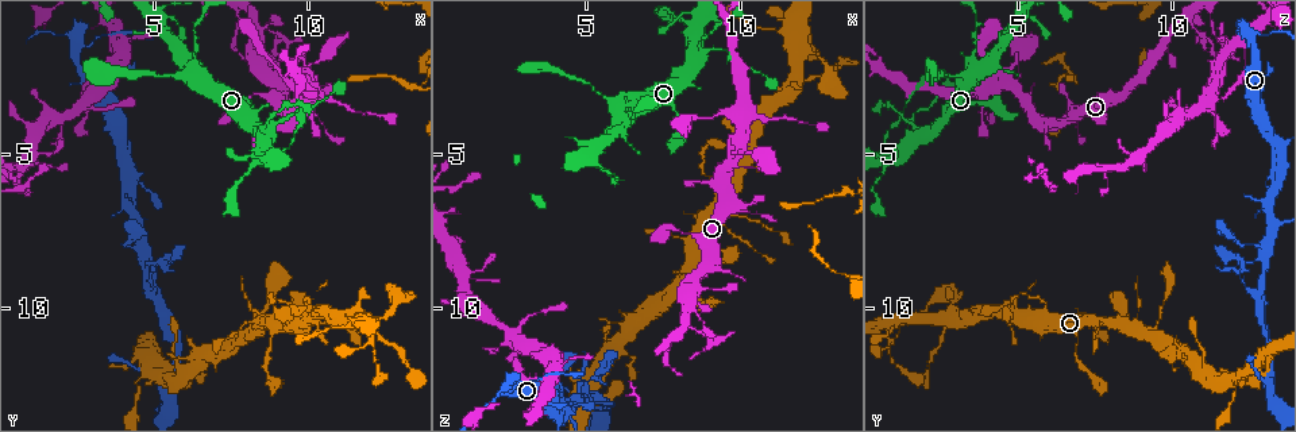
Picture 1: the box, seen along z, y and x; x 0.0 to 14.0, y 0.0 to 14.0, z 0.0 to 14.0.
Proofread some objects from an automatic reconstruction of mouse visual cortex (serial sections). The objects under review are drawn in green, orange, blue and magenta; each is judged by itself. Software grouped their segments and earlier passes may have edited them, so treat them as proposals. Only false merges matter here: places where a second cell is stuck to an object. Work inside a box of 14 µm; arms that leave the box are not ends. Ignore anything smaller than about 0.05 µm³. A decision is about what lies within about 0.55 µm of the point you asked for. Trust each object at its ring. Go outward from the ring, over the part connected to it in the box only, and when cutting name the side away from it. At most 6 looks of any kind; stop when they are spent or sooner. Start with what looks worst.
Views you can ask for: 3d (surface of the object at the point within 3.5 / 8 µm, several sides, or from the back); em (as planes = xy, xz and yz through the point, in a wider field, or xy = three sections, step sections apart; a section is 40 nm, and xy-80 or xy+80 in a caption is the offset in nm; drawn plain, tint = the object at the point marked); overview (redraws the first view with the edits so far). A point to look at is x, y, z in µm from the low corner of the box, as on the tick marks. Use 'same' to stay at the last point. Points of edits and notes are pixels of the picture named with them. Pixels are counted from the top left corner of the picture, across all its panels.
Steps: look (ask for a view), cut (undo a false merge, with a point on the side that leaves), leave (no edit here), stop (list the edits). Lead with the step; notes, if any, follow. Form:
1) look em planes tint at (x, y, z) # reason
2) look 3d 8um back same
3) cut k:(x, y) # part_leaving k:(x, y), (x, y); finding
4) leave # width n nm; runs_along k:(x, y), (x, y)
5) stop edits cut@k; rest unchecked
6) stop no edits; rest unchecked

look 3d 3.5um at (9.6, 3.6, 1.8) # thin neck

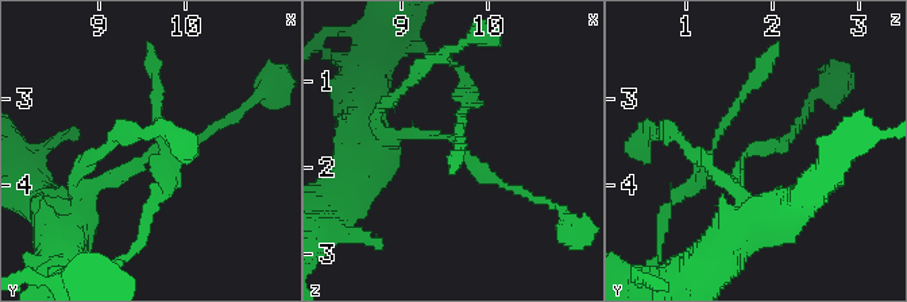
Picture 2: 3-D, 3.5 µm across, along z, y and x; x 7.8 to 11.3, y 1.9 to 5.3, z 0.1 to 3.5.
leave # arm_widths 150, 150 nm; runs_along 2:(78, 206), (153, 148), (219, 124); continuous, no second cell

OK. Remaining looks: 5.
look 3d 3.5um at (11.1, 10.7, 1.0) # calibre changes

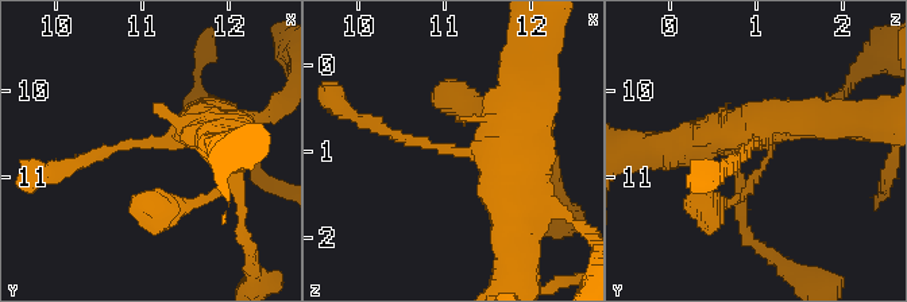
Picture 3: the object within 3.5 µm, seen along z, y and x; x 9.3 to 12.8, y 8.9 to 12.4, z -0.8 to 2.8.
look em xy step 5 tint at (11.10, 10.65, 0.95)

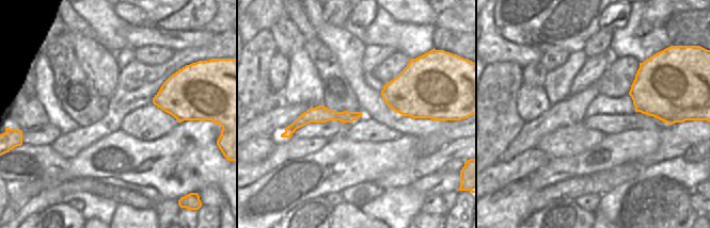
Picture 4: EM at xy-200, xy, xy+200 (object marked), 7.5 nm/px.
leave # runs_along 4:(358, 114), (310, 115), (287, 131); one cell here

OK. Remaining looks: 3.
look 3d 3.5um at (6.0, 2.5, 3.4) # four-way junction

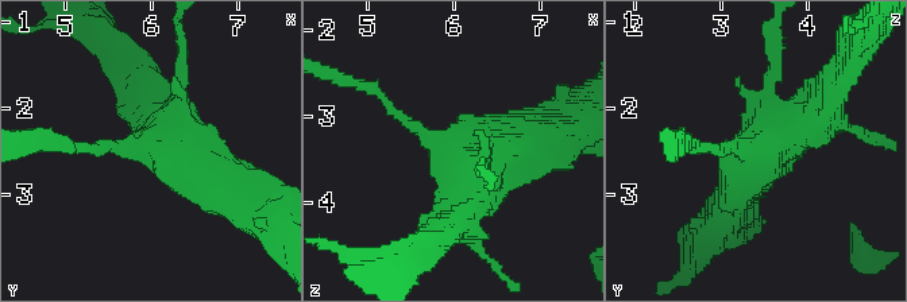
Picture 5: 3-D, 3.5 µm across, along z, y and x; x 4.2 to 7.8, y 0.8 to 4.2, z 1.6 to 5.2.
look em xy step 5 tint at (5.95, 2.50, 3.40) # shape alone is not enough

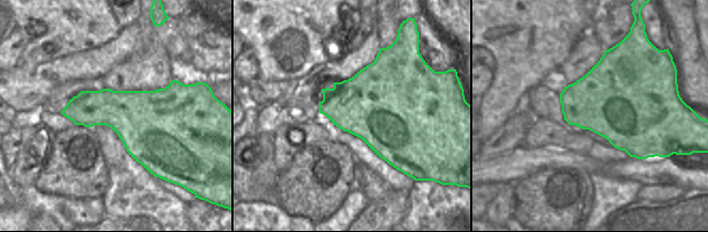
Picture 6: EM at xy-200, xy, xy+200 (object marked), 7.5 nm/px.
leave # runs_along 5:(244, 194), (173, 144), (149, 95); one cell here

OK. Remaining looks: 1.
stop no edits; rest unchecked

